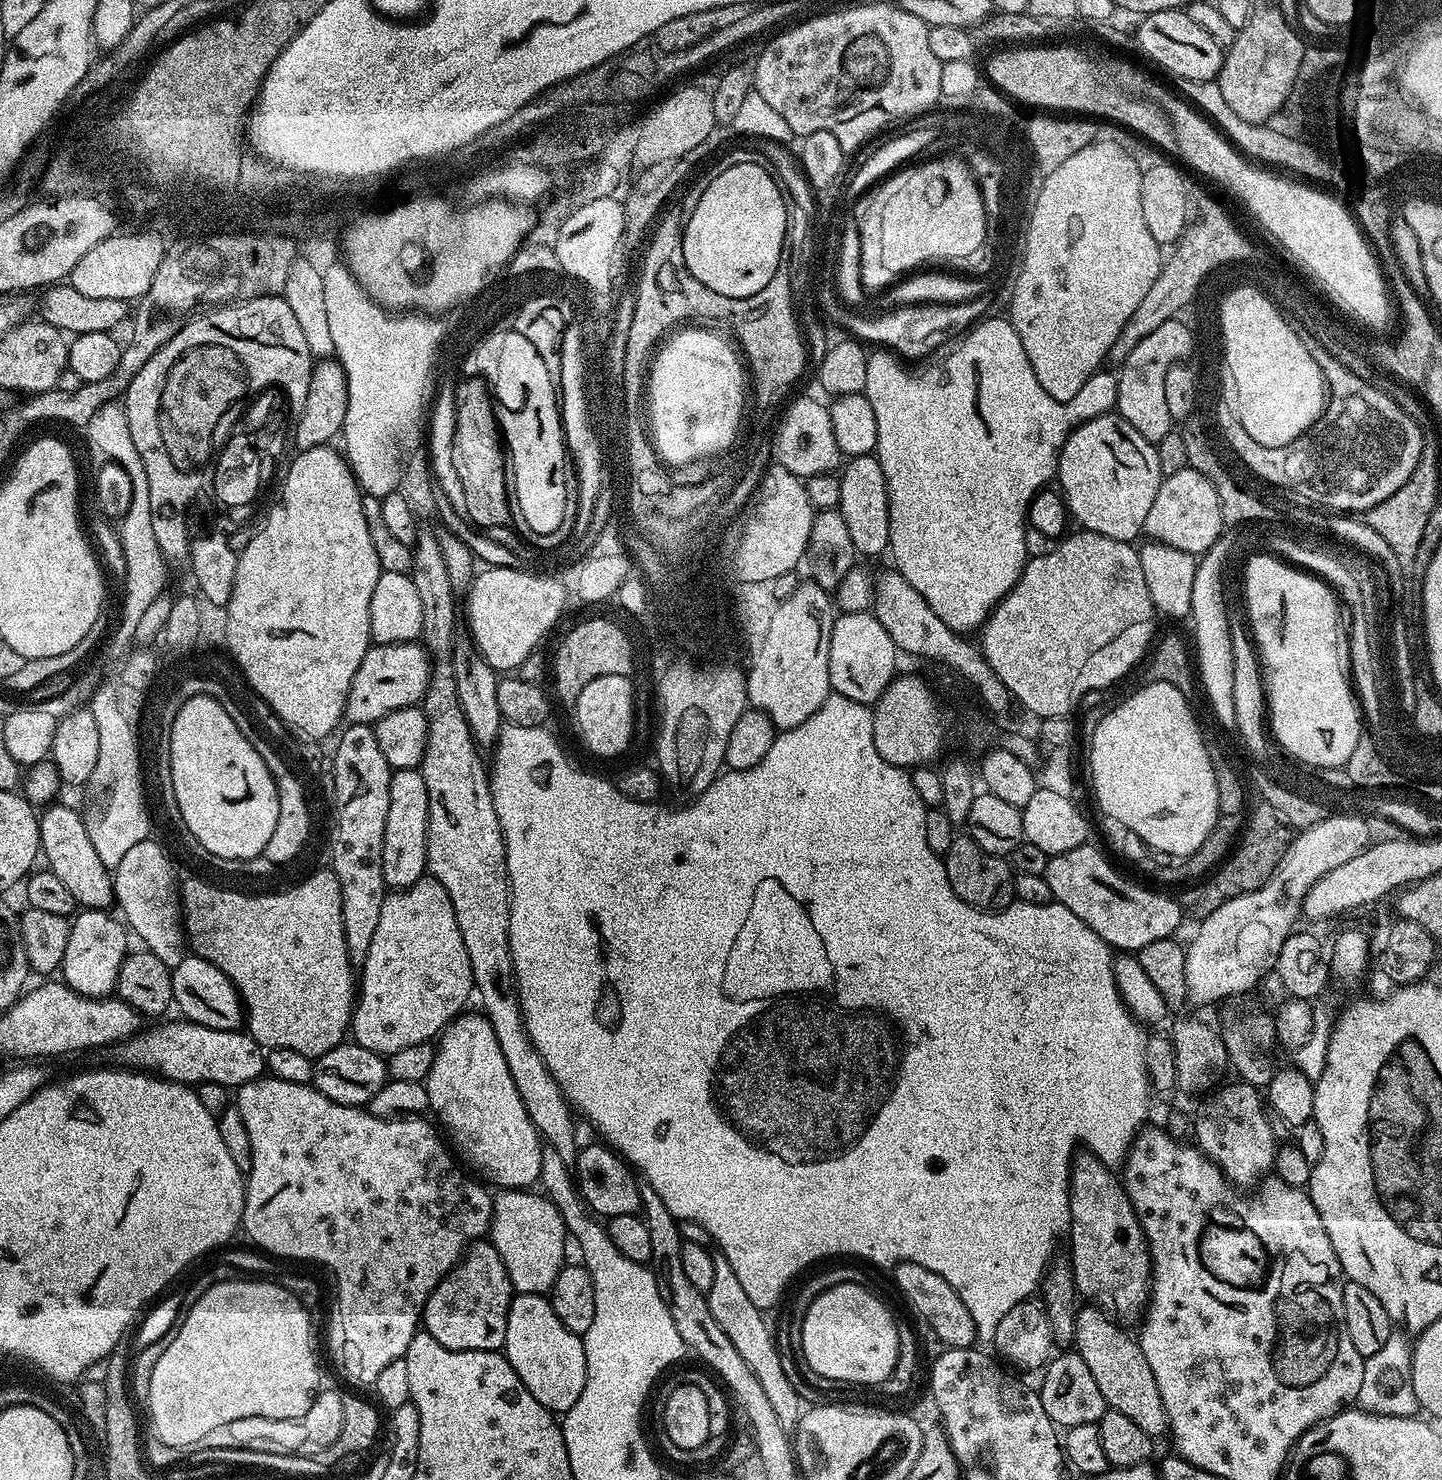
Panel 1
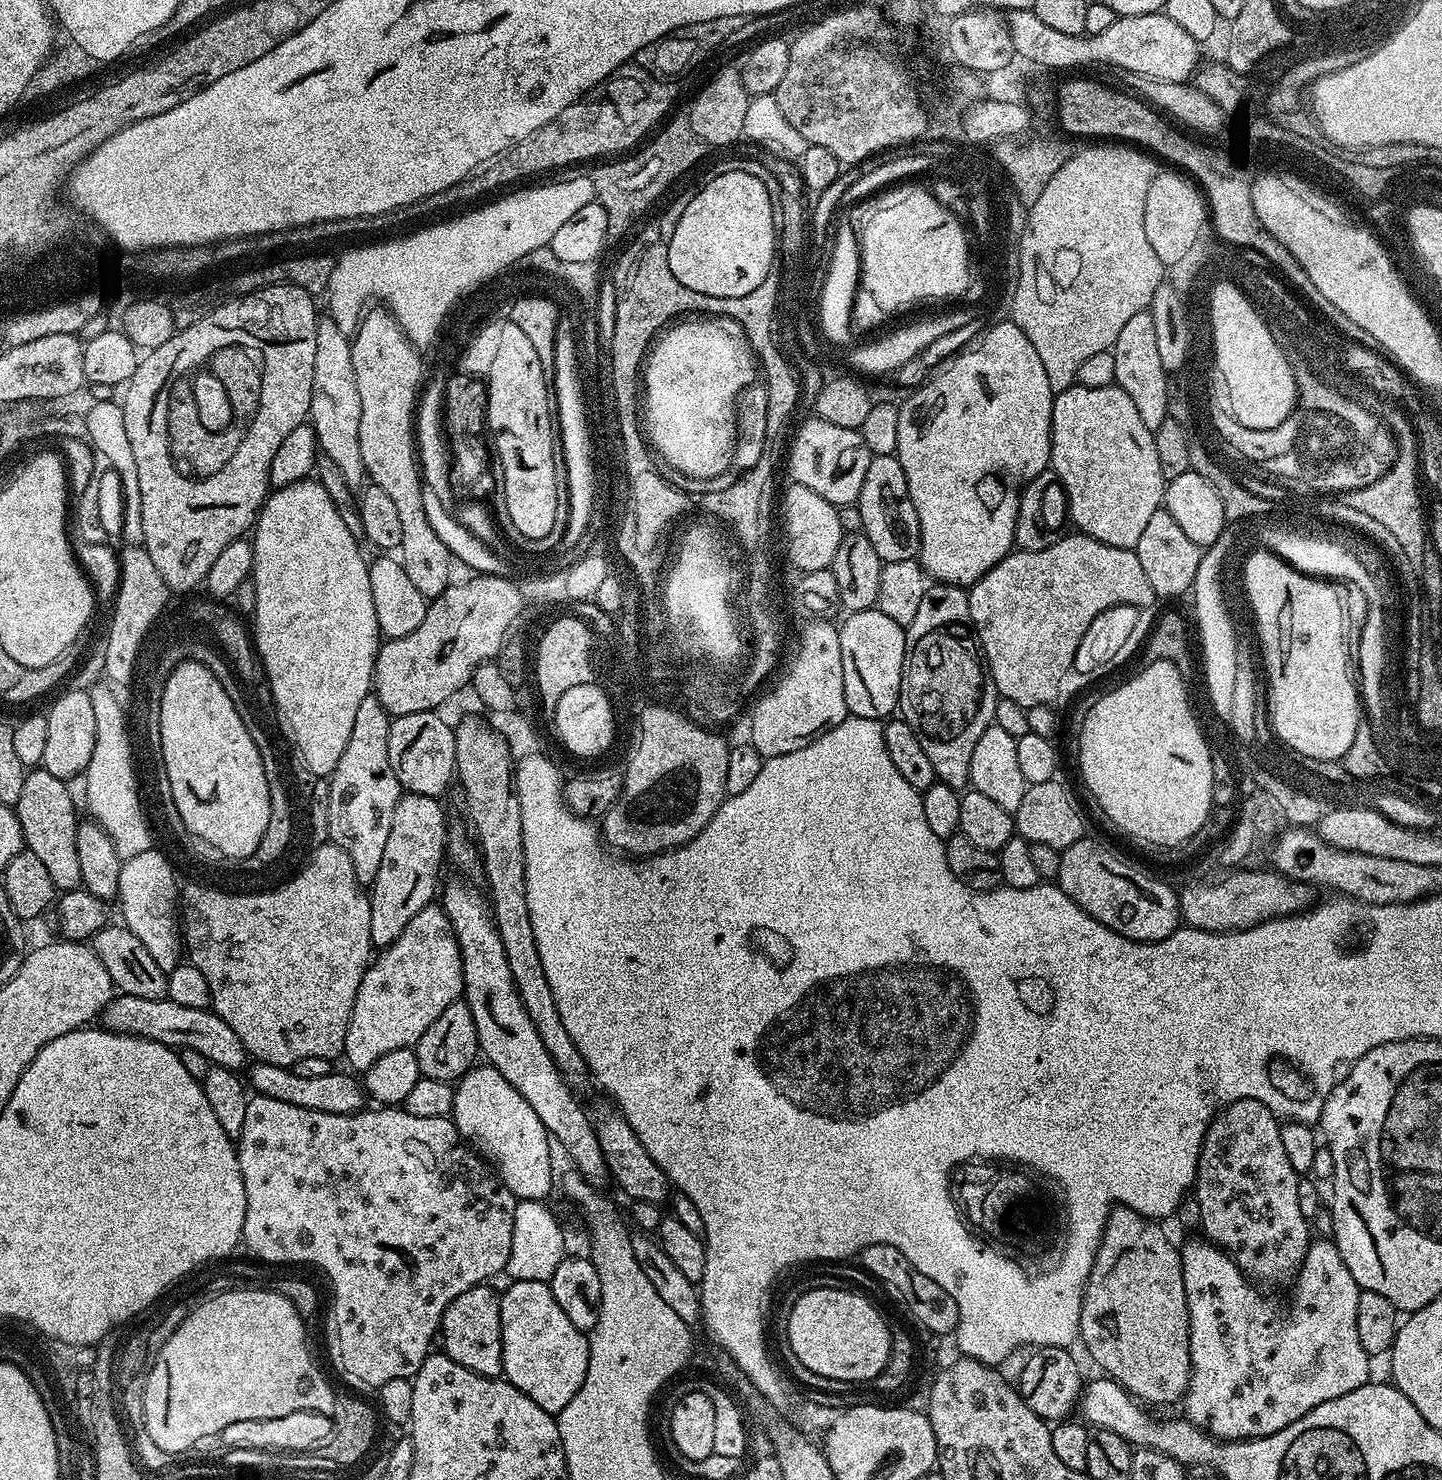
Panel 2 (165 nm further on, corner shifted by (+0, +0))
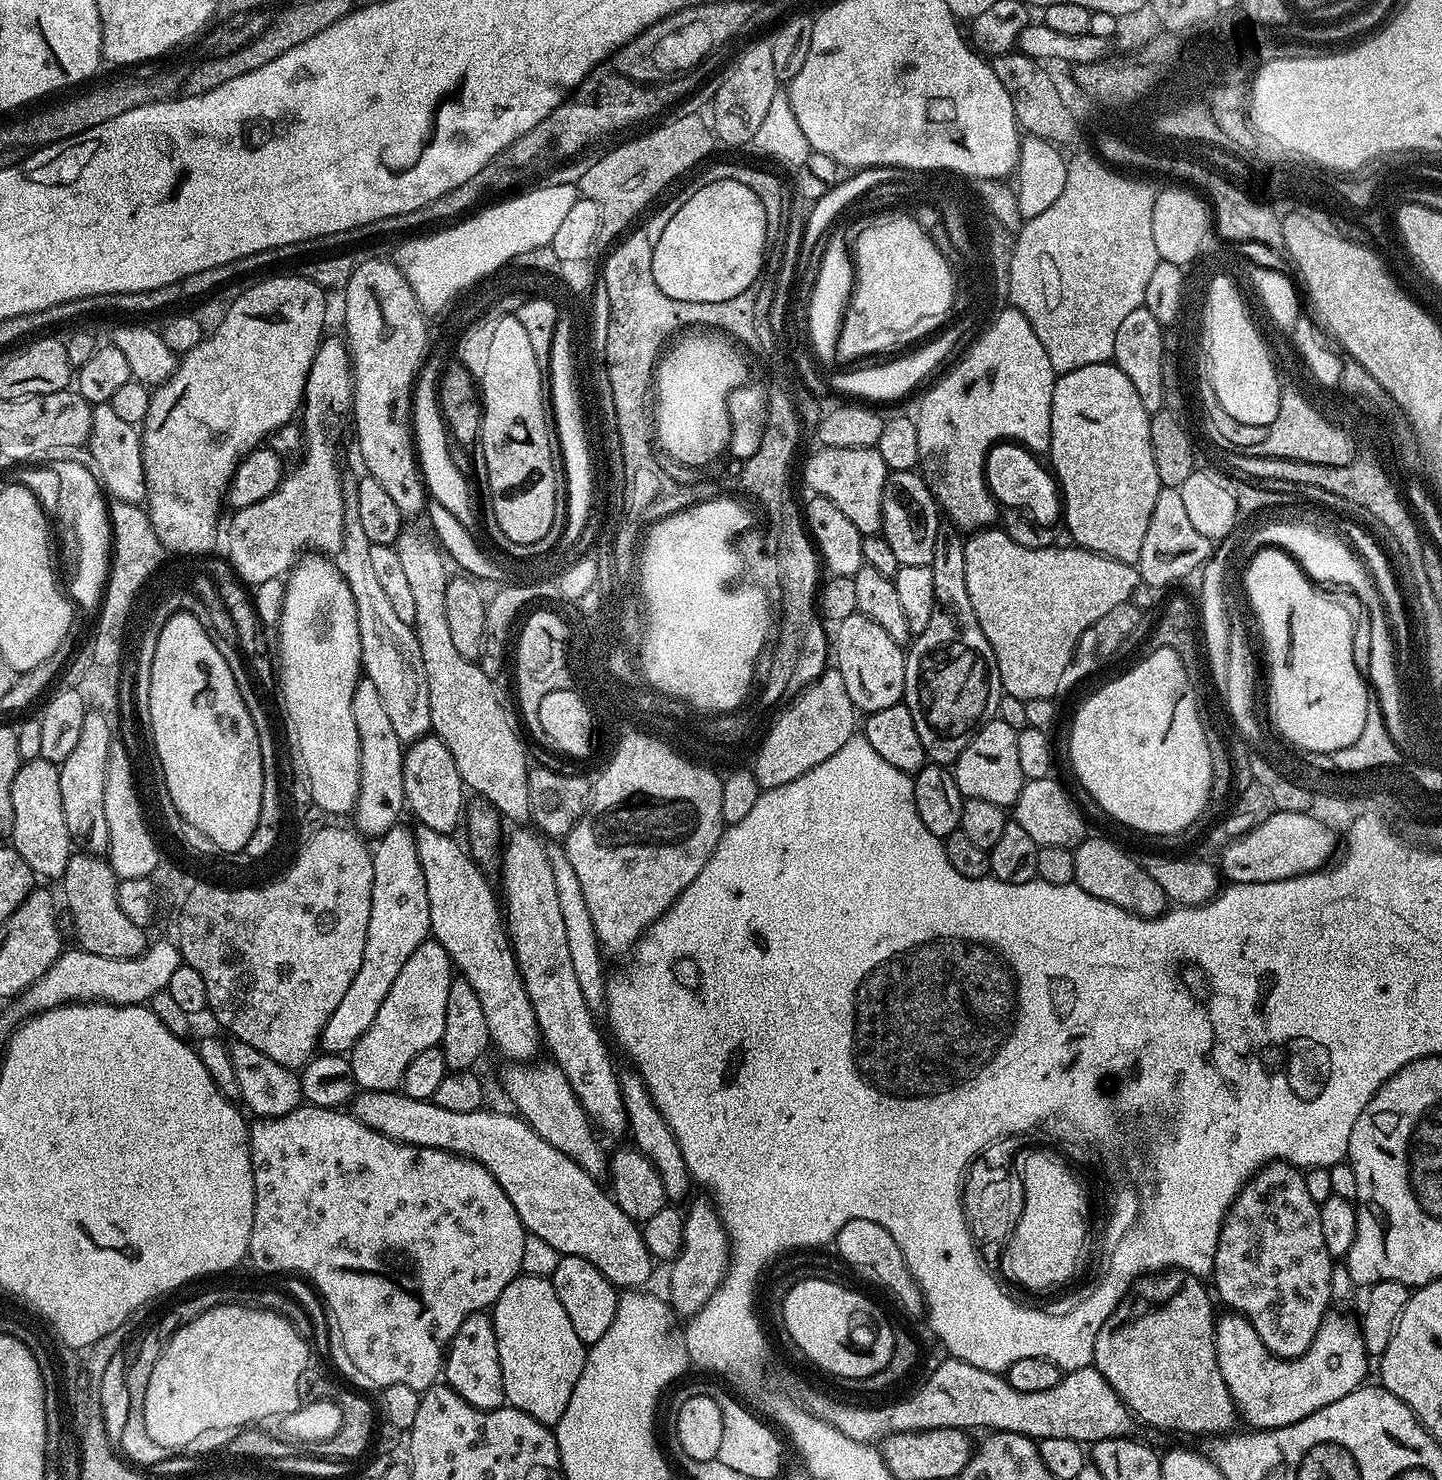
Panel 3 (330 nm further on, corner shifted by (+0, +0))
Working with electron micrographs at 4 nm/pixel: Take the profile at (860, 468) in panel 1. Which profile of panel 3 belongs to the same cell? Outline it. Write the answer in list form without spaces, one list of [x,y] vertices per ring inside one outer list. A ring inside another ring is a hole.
[[[919,471],[889,472],[886,486],[882,490],[882,510],[880,511],[880,532],[886,542],[890,542],[890,550],[894,550],[894,558],[900,565],[926,567],[934,558],[934,542],[938,538],[938,530],[942,523],[942,512],[936,503],[936,497],[928,489],[928,484]]]

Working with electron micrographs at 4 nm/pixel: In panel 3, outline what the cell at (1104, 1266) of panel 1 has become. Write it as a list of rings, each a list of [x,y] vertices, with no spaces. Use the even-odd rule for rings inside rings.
[[[1189,1272],[1150,1282],[1143,1290],[1143,1302],[1120,1312],[1119,1319],[1113,1325],[1098,1330],[1092,1364],[1123,1398],[1128,1411],[1139,1423],[1141,1420],[1142,1423],[1149,1424],[1152,1428],[1161,1428],[1164,1432],[1185,1432],[1188,1436],[1205,1435],[1204,1437],[1209,1434],[1228,1434],[1237,1427],[1236,1403],[1230,1398],[1226,1382],[1222,1382],[1222,1370],[1218,1370],[1217,1317],[1212,1316],[1213,1297],[1210,1292],[1208,1297],[1204,1284],[1201,1277],[1192,1276]]]

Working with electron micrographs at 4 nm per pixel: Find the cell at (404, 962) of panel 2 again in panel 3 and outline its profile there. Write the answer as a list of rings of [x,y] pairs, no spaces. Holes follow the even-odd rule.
[[[427,939],[406,958],[406,966],[394,978],[390,994],[378,1006],[370,1030],[358,1038],[350,1053],[357,1089],[366,1092],[394,1092],[403,1085],[406,1068],[422,1050],[437,1047],[446,1030],[446,998],[454,979],[454,965],[446,950],[434,939]]]

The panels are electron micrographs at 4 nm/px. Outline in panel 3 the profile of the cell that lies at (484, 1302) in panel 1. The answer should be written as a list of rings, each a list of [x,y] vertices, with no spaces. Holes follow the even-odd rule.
[[[487,1311],[470,1314],[470,1318],[458,1326],[458,1334],[454,1334],[444,1357],[442,1376],[448,1387],[470,1402],[470,1406],[481,1408],[483,1412],[505,1407],[502,1362],[498,1362],[498,1338],[494,1334],[492,1317]]]

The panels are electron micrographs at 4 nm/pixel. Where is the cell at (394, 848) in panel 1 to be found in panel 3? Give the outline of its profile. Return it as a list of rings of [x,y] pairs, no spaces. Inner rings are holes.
[[[397,826],[384,833],[375,841],[372,852],[374,866],[374,890],[372,891],[372,905],[370,906],[370,926],[366,926],[366,954],[362,954],[362,966],[358,966],[358,974],[354,974],[354,982],[350,982],[350,990],[346,990],[346,998],[338,1002],[338,1010],[330,1014],[330,1022],[320,1035],[319,1047],[328,1054],[348,1054],[353,1046],[370,1030],[370,1022],[374,1022],[374,1014],[378,1014],[378,1006],[390,994],[390,986],[394,986],[394,978],[398,978],[402,966],[406,966],[406,958],[422,946],[424,940],[429,939],[430,926],[430,898],[426,898],[426,878],[422,874],[422,862],[418,862],[418,846],[413,829]]]

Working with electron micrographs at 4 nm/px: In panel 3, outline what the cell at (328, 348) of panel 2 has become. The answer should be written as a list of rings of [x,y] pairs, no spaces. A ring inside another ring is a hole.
[[[345,483],[344,546],[335,557],[334,563],[346,578],[350,594],[354,594],[354,606],[358,610],[358,634],[362,642],[360,662],[363,675],[370,682],[374,682],[394,731],[401,744],[407,746],[432,732],[426,666],[422,662],[422,650],[418,646],[416,629],[398,618],[398,613],[382,591],[378,577],[374,575],[370,558],[372,545],[360,522],[359,494],[355,483]]]

